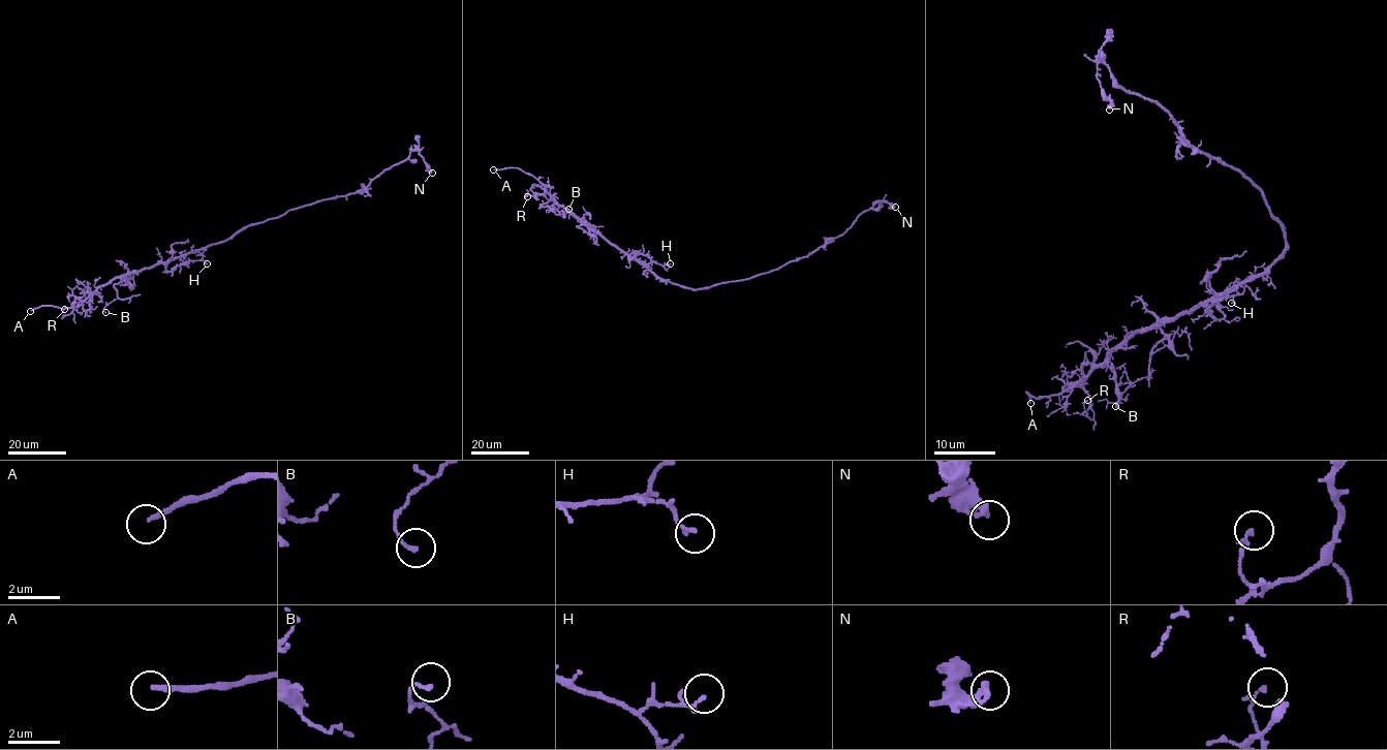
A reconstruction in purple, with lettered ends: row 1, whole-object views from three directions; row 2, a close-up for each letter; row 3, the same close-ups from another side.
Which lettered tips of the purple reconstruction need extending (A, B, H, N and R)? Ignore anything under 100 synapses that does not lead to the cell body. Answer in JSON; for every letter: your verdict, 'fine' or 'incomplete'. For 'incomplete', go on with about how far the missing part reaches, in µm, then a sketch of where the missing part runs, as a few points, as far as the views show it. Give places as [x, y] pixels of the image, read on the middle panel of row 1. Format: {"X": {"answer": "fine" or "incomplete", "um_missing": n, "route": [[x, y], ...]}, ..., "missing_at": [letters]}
{"A": {"answer": "incomplete", "um_missing": 5}, "B": {"answer": "fine"}, "H": {"answer": "fine"}, "N": {"answer": "fine"}, "R": {"answer": "fine"}, "missing_at": ["A"]}

